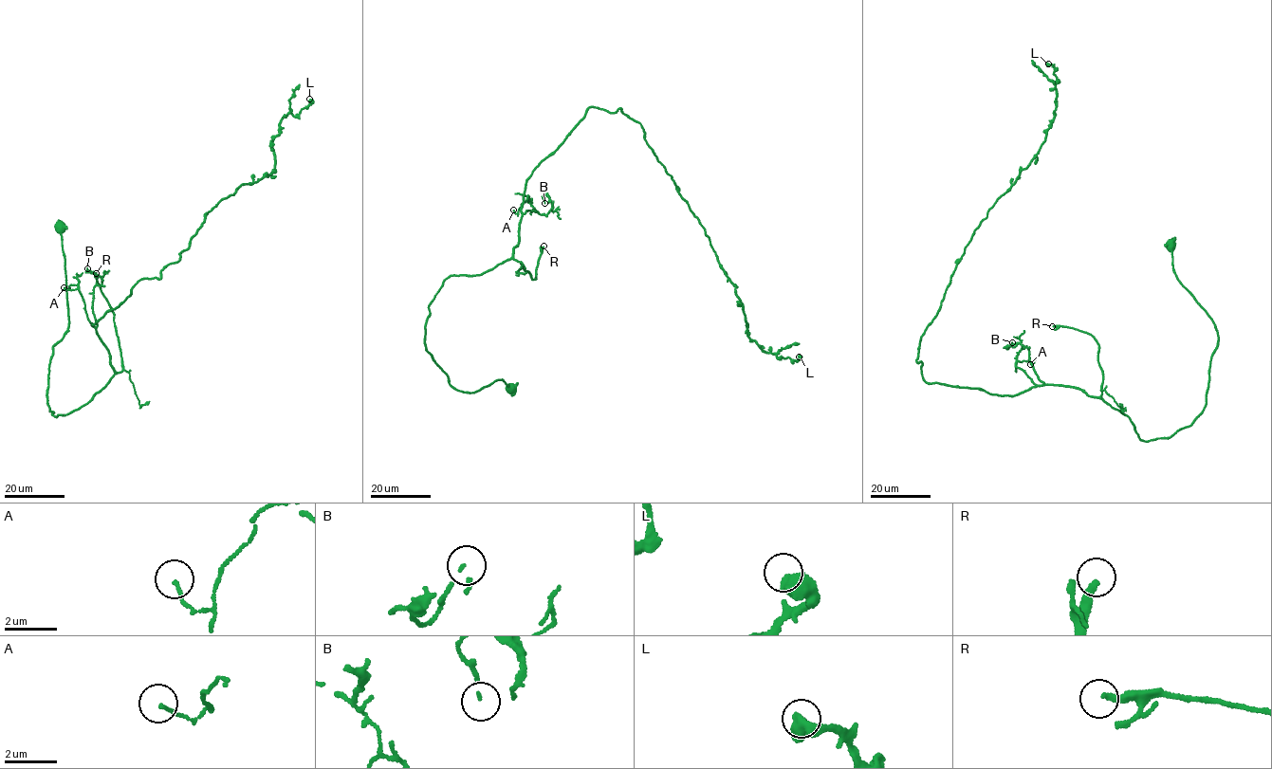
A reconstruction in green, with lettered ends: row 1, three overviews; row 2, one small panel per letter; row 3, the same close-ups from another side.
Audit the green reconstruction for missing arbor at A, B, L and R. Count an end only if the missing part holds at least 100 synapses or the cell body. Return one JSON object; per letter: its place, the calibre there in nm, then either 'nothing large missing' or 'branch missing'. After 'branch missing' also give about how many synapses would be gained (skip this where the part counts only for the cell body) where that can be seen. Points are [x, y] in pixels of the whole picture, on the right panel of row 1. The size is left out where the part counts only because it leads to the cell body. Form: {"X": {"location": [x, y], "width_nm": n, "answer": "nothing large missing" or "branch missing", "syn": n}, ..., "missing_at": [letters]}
{"A": {"location": [1030, 364], "width_nm": 120, "answer": "nothing large missing"}, "B": {"location": [1012, 342], "width_nm": 70, "answer": "nothing large missing"}, "L": {"location": [1048, 64], "width_nm": 550, "answer": "nothing large missing"}, "R": {"location": [1052, 326], "width_nm": 280, "answer": "nothing large missing"}, "missing_at": []}

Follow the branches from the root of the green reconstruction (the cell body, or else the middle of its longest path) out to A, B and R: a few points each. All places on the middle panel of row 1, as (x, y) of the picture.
A: (511, 388), (499, 378), (457, 390), (423, 342), (445, 280), (479, 275), (512, 256), (527, 195), (513, 210)
B: (511, 388), (499, 378), (455, 389), (424, 328), (445, 280), (511, 257), (521, 217), (545, 215), (544, 203)
R: (511, 388), (449, 383), (423, 342), (429, 308), (451, 276), (511, 259), (535, 280), (543, 246)

